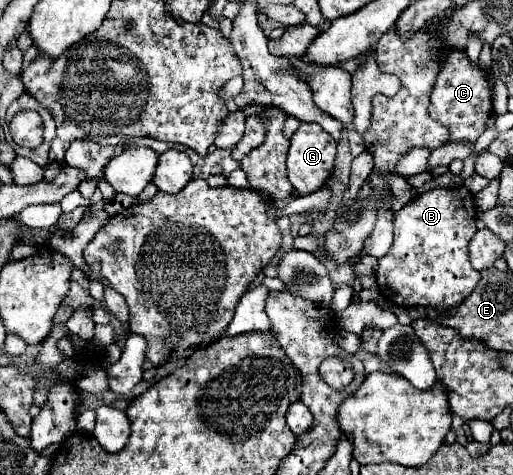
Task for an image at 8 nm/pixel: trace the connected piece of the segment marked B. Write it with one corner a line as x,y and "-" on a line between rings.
464,185
456,187
436,187
426,191
406,203
394,215
394,245
390,251
378,259
376,279
382,297
390,299
396,305
404,307
430,307
436,311
444,311
452,305
462,303
480,281
480,273
472,269
468,261
468,241
476,233
476,207
474,195

